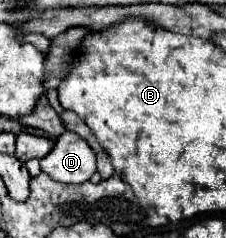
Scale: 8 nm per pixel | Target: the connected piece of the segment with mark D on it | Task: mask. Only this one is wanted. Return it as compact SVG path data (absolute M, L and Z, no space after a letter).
M65 131L53 151L41 159L41 169L59 183L83 183L97 171L97 159L85 139Z

